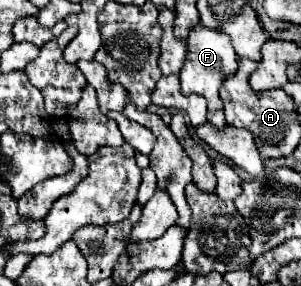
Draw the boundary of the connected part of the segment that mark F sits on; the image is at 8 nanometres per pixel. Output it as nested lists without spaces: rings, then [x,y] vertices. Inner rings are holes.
[[[201,22],[197,26],[193,26],[193,30],[189,32],[187,38],[187,58],[185,58],[185,66],[181,68],[179,76],[181,76],[181,90],[183,94],[201,94],[207,98],[207,122],[211,122],[217,128],[223,128],[225,122],[225,114],[223,114],[223,102],[219,98],[219,86],[223,84],[223,80],[229,74],[237,72],[237,54],[229,42],[227,34],[221,34],[217,30],[209,30],[207,26],[201,26]]]

